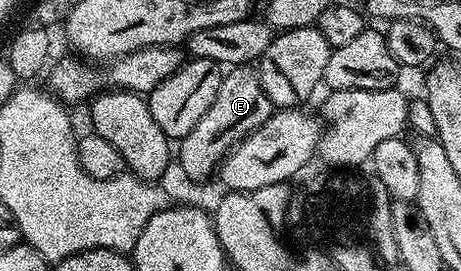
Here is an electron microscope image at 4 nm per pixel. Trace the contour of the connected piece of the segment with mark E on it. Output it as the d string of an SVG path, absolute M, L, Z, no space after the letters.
M233 66L222 75L219 94L215 94L215 102L207 106L207 114L195 122L191 134L180 137L181 149L176 149L175 160L181 163L181 172L189 180L205 180L216 173L221 162L230 150L241 140L247 139L275 109L271 98L261 85L261 79L253 66Z

